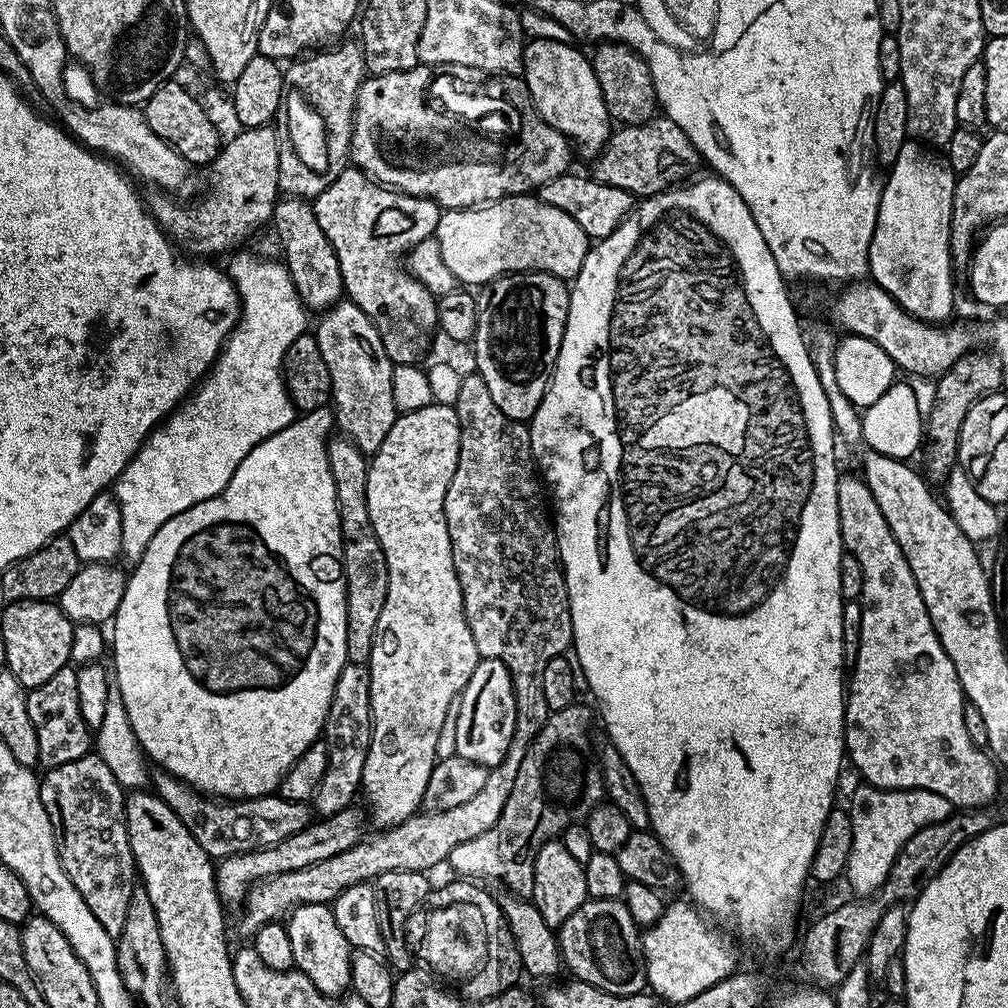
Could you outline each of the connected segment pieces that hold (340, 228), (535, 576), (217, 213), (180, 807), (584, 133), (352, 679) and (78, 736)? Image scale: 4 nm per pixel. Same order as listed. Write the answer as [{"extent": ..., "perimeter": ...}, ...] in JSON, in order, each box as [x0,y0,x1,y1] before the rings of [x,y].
[{"extent":[311,166,441,365],"perimeter":[[[355,166],[344,169],[342,174],[322,194],[318,194],[311,201],[314,214],[318,218],[318,226],[322,226],[322,234],[334,246],[334,254],[338,258],[340,273],[344,279],[344,291],[347,299],[357,304],[368,315],[370,322],[378,330],[382,338],[382,346],[386,346],[386,354],[392,359],[393,365],[420,364],[432,344],[432,335],[437,335],[436,301],[437,297],[422,286],[411,272],[403,267],[395,268],[384,260],[376,257],[376,240],[392,240],[396,248],[407,249],[413,244],[422,242],[435,233],[438,218],[441,214],[440,205],[428,200],[425,196],[411,196],[405,192],[398,192],[375,180]]]},{"extent":[243,374,572,926],"perimeter":[[[478,374],[471,375],[464,376],[462,391],[458,393],[458,402],[454,406],[460,423],[460,449],[454,478],[450,478],[450,486],[446,490],[444,513],[454,554],[454,570],[458,574],[462,590],[466,622],[470,626],[470,634],[474,634],[474,646],[478,646],[481,658],[503,662],[512,676],[516,707],[514,738],[510,738],[506,758],[502,758],[498,766],[490,769],[482,790],[478,790],[478,794],[474,794],[470,802],[462,802],[462,806],[454,806],[454,810],[421,810],[398,826],[377,831],[377,836],[369,835],[361,839],[360,843],[350,850],[334,854],[334,858],[314,862],[293,872],[280,872],[277,876],[270,876],[267,880],[252,885],[243,905],[252,926],[279,921],[287,917],[294,905],[331,905],[332,901],[338,898],[338,894],[342,894],[342,890],[355,884],[374,882],[382,874],[390,874],[390,870],[427,873],[428,868],[443,865],[454,846],[462,846],[462,842],[470,842],[470,838],[486,834],[486,830],[490,830],[490,826],[494,826],[494,822],[502,818],[502,810],[506,807],[506,798],[510,798],[510,790],[514,790],[514,781],[518,778],[522,758],[526,758],[530,742],[548,721],[550,713],[542,691],[542,670],[546,670],[546,662],[550,662],[550,658],[565,655],[572,644],[572,615],[568,605],[568,587],[560,562],[556,529],[550,519],[549,509],[548,512],[544,509],[544,496],[540,493],[542,484],[538,479],[536,461],[532,459],[528,424],[502,414],[502,410],[498,410],[498,405],[494,403],[494,398],[490,398],[486,382]]]},{"extent":[146,126,281,252],"perimeter":[[[265,126],[245,128],[237,133],[229,144],[227,141],[221,147],[210,165],[212,189],[205,194],[204,200],[187,208],[176,201],[179,199],[160,190],[147,197],[146,207],[157,224],[177,245],[185,244],[192,252],[224,252],[242,243],[255,228],[271,221],[272,211],[281,195],[278,182],[280,138],[277,129]]]},{"extent":[150,770,314,858],"perimeter":[[[163,770],[151,773],[150,784],[160,800],[166,802],[174,814],[178,814],[182,826],[194,834],[194,842],[198,842],[198,846],[202,846],[202,850],[206,850],[206,854],[213,858],[253,852],[259,848],[275,848],[278,842],[290,838],[290,834],[298,834],[314,820],[313,809],[307,803],[290,802],[278,794],[249,800],[213,798],[197,792],[177,776]]]},{"extent":[522,39,614,158],"perimeter":[[[529,39],[525,43],[522,69],[524,84],[528,87],[525,89],[532,97],[532,107],[547,124],[567,136],[579,155],[581,152],[595,158],[612,135],[614,124],[602,98],[602,86],[598,86],[598,78],[594,78],[591,59],[583,56],[574,45],[567,44],[572,42],[564,40]]]},{"extent":[314,663,372,817],"perimeter":[[[347,663],[338,674],[338,682],[334,686],[334,694],[330,702],[330,710],[326,714],[322,738],[330,752],[330,762],[326,766],[326,774],[318,786],[314,797],[314,808],[321,817],[333,816],[338,810],[349,807],[352,800],[362,788],[362,770],[366,766],[366,754],[372,737],[372,711],[370,710],[370,674],[367,664]]]},{"extent":[28,666,94,769],"perimeter":[[[69,666],[58,670],[54,678],[28,692],[30,722],[38,734],[38,764],[41,769],[66,766],[78,758],[89,755],[94,748],[93,729],[86,726],[82,710],[78,710],[78,678],[76,668]]]}]

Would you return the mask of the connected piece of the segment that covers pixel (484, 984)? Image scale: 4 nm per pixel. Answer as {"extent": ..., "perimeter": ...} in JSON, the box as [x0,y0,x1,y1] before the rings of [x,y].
{"extent":[430,878,524,1002],"perimeter":[[[452,878],[449,884],[444,884],[441,888],[436,888],[431,893],[430,900],[440,900],[441,904],[453,905],[454,900],[468,900],[468,904],[476,904],[476,908],[484,908],[484,921],[486,922],[486,954],[480,967],[467,977],[463,995],[469,996],[473,1002],[489,1000],[506,990],[517,987],[521,983],[520,976],[524,972],[524,967],[518,954],[518,946],[514,942],[512,932],[508,929],[508,920],[504,912],[500,909],[500,900],[492,897],[487,892],[487,887],[473,882],[468,878]]]}

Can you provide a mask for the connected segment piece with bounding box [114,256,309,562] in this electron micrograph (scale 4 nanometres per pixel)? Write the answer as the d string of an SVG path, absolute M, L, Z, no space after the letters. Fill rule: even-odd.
M236 256L232 260L232 265L227 265L226 271L232 278L236 293L240 295L240 320L237 322L236 328L228 335L224 347L220 349L220 355L216 357L212 367L208 369L207 376L200 381L195 391L167 420L152 429L151 434L145 438L144 445L138 450L138 454L124 468L123 474L114 481L114 495L122 510L122 546L120 551L123 559L126 558L129 562L135 562L142 558L150 538L154 538L154 534L158 534L158 530L162 526L166 526L166 522L170 522L170 518L174 518L178 514L182 514L182 510L190 510L190 506L194 506L206 498L214 498L218 493L224 491L234 474L234 470L238 470L242 458L246 458L246 454L250 454L250 450L254 450L254 446L258 446L266 438L278 434L278 430L286 430L286 426L290 426L298 418L298 409L292 404L292 399L288 397L288 388L284 385L284 355L286 350L290 350L294 338L305 335L307 328L304 327L308 324L309 313L304 307L303 300L296 293L296 287L290 278L287 267L279 259L276 260L259 260L256 256Z

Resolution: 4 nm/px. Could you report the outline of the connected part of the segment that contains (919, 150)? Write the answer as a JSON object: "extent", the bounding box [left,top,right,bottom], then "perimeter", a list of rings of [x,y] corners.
{"extent":[868,142,957,322],"perimeter":[[[906,142],[898,158],[890,165],[892,172],[882,184],[880,209],[874,226],[874,238],[868,251],[868,272],[871,279],[886,294],[890,294],[917,320],[944,322],[952,312],[952,203],[956,189],[957,173],[943,159],[935,156],[933,149],[916,142]]]}

